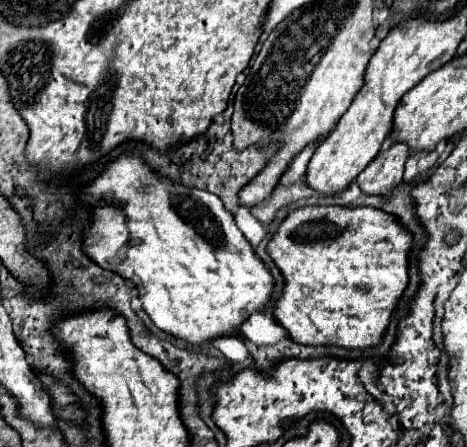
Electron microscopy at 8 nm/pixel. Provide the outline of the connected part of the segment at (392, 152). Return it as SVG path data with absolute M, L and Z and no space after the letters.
M394 142L388 150L378 154L356 178L364 194L388 194L402 182L404 164L410 156L410 148L404 142Z

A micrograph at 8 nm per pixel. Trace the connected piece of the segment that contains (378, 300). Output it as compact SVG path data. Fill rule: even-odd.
M302 206L290 212L266 246L284 276L284 290L274 304L276 322L298 344L336 344L368 348L380 344L396 300L408 284L408 252L412 236L390 214L368 206Z

